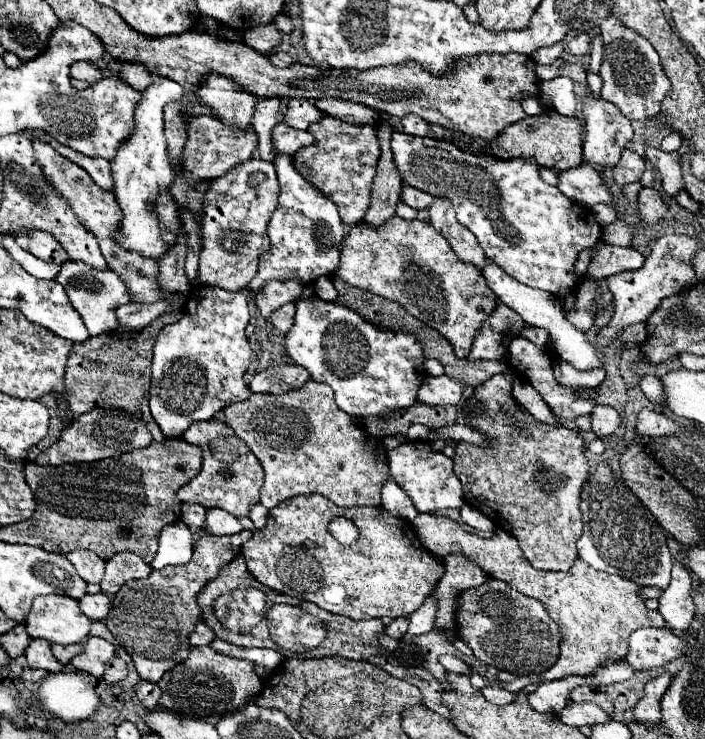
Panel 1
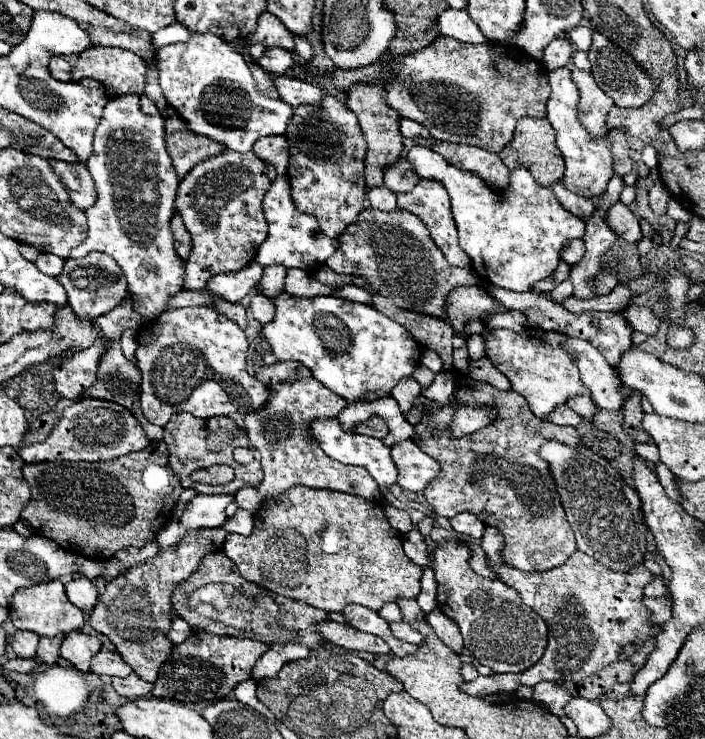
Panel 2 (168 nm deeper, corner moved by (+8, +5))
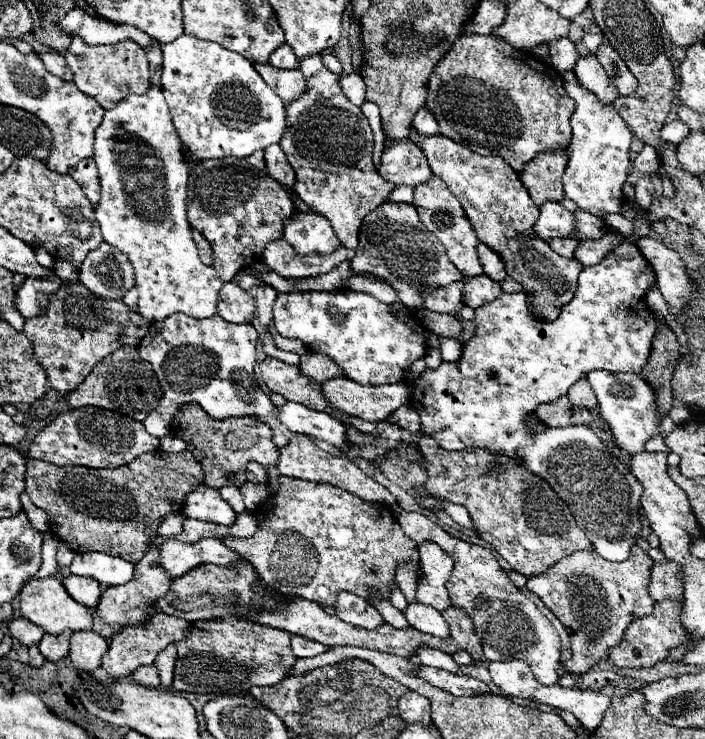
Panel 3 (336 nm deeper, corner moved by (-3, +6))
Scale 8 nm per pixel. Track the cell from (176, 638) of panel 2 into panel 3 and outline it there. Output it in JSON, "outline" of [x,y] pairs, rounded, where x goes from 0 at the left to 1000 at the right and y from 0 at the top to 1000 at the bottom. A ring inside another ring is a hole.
{"outline":[[[218,828],[213,834],[213,844],[204,844],[201,850],[184,847],[170,853],[159,866],[153,882],[145,888],[145,904],[159,915],[159,917],[179,917],[184,915],[196,901],[213,901],[218,899],[218,890],[224,882],[230,882],[241,869],[255,869],[267,858],[270,844],[258,836],[238,834],[233,828]],[[210,850],[210,853],[207,853]]]}

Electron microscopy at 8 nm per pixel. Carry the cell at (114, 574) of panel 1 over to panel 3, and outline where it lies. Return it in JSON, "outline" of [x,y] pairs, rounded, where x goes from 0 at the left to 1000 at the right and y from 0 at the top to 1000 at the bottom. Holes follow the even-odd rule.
{"outline":[[[241,696],[238,701],[233,701],[230,709],[227,709],[227,712],[230,712],[227,725],[233,725],[233,728],[252,725],[252,723],[258,720],[258,704],[261,704],[258,696]]]}

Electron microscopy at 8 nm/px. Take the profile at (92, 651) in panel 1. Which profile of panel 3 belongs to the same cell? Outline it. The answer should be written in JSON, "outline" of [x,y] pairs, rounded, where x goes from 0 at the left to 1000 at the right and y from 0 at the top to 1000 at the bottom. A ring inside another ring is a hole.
{"outline":[[[105,855],[99,863],[96,890],[113,909],[130,909],[142,901],[142,890],[153,882],[153,869],[136,855]]]}

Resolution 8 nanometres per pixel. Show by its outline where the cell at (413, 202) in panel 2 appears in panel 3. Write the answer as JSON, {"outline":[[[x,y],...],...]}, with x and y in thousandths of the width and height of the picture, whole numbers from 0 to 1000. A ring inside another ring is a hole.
{"outline":[[[613,238],[607,246],[587,254],[587,281],[593,284],[599,303],[621,319],[621,325],[630,330],[630,336],[635,341],[635,349],[647,357],[647,363],[658,373],[684,371],[684,357],[675,346],[675,327],[678,327],[675,314],[670,309],[667,298],[661,295],[661,287],[652,279],[650,268],[635,257],[635,252],[621,238]]]}

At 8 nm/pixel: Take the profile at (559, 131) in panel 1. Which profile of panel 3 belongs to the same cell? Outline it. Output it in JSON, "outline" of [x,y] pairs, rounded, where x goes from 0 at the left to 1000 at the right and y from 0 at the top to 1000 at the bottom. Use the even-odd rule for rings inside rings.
{"outline":[[[794,203],[794,206],[766,206],[766,211],[757,211],[743,225],[743,233],[738,233],[738,244],[760,279],[766,279],[774,271],[794,273],[800,268],[797,235],[803,219],[806,208]]]}

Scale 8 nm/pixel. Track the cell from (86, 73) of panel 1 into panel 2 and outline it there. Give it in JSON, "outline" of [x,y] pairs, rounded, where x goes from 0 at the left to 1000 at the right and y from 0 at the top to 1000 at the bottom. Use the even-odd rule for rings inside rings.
{"outline":[[[72,77],[70,80],[70,99],[81,110],[101,110],[101,88],[87,77]]]}

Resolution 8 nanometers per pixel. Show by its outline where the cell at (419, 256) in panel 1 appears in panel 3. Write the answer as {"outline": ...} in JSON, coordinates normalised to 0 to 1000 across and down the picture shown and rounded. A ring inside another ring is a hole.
{"outline":[[[545,273],[539,276],[528,290],[522,290],[513,298],[511,306],[511,330],[505,336],[505,346],[499,349],[496,360],[502,371],[530,371],[542,379],[548,379],[565,398],[567,409],[573,414],[579,414],[584,422],[599,419],[601,414],[601,403],[596,401],[596,390],[627,390],[627,384],[638,384],[638,382],[650,382],[655,379],[652,368],[647,365],[647,360],[635,352],[635,344],[630,341],[630,333],[624,330],[624,325],[618,325],[618,319],[613,314],[607,314],[601,309],[601,303],[593,295],[593,287],[584,276],[553,276]]]}

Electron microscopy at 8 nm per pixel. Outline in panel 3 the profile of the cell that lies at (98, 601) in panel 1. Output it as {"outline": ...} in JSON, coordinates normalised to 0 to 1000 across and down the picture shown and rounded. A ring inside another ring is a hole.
{"outline":[[[99,777],[88,788],[91,788],[91,796],[96,798],[96,804],[108,815],[125,820],[128,825],[136,825],[136,817],[139,817],[142,804],[145,804],[142,790],[136,785],[130,785],[130,782],[113,782],[113,779],[102,779]]]}

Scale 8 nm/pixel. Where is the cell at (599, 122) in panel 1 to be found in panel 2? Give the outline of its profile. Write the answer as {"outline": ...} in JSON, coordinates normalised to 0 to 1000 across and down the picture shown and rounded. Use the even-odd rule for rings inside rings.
{"outline":[[[813,93],[810,107],[816,110],[816,115],[824,123],[824,137],[821,137],[824,166],[841,185],[858,183],[864,177],[858,169],[858,158],[861,158],[864,147],[870,145],[870,134],[850,120],[850,115],[844,112],[844,107],[835,96]]]}

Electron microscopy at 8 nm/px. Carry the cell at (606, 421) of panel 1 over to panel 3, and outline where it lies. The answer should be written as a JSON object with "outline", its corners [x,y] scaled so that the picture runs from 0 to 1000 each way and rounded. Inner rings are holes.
{"outline":[[[831,512],[820,514],[820,517],[806,528],[806,539],[809,539],[809,544],[811,544],[814,549],[823,549],[823,552],[840,555],[840,552],[848,549],[848,547],[845,547],[845,533],[840,530],[840,525],[837,525],[837,520],[834,520]]]}

